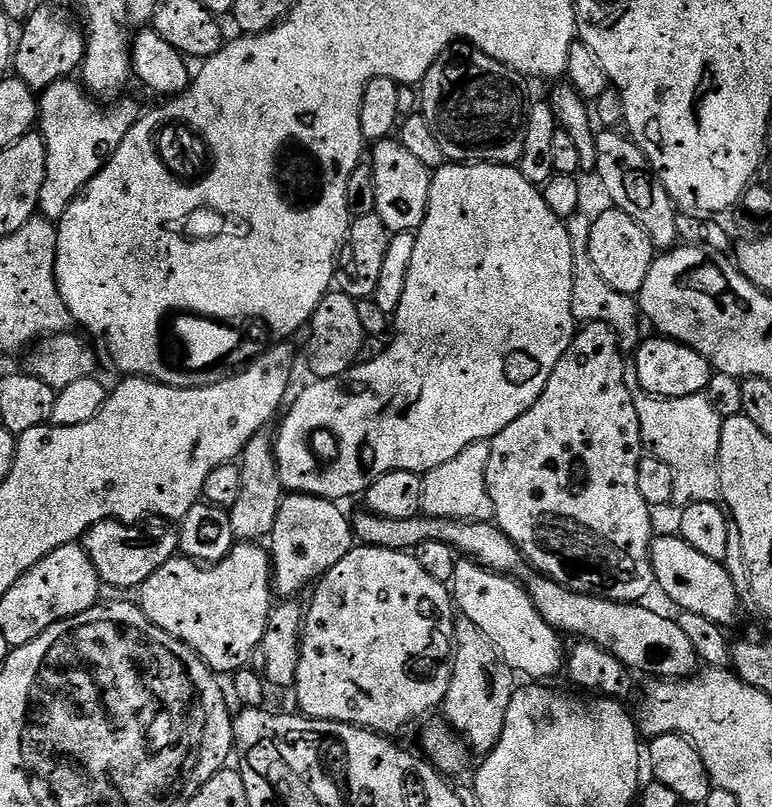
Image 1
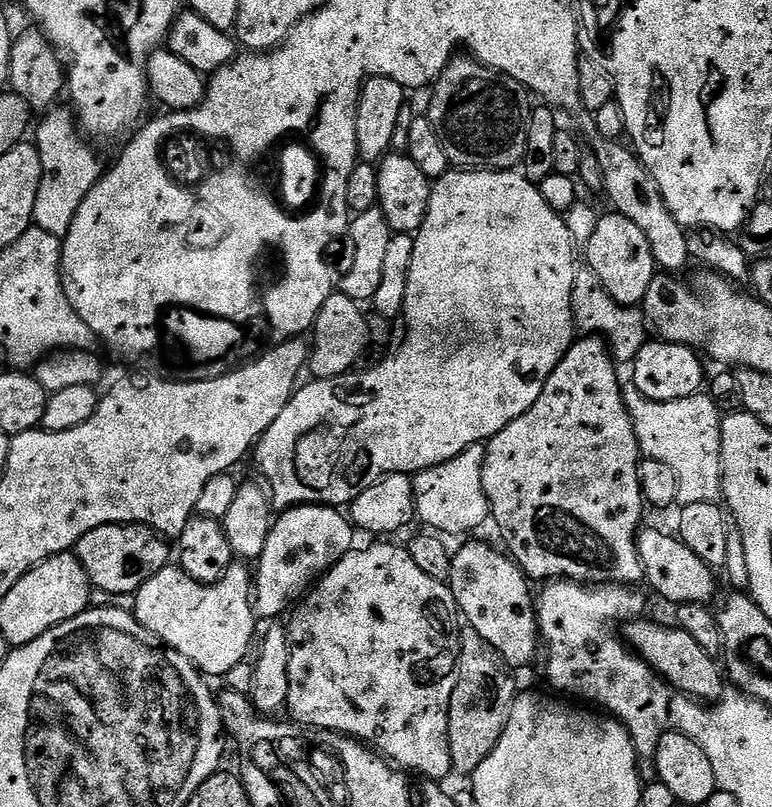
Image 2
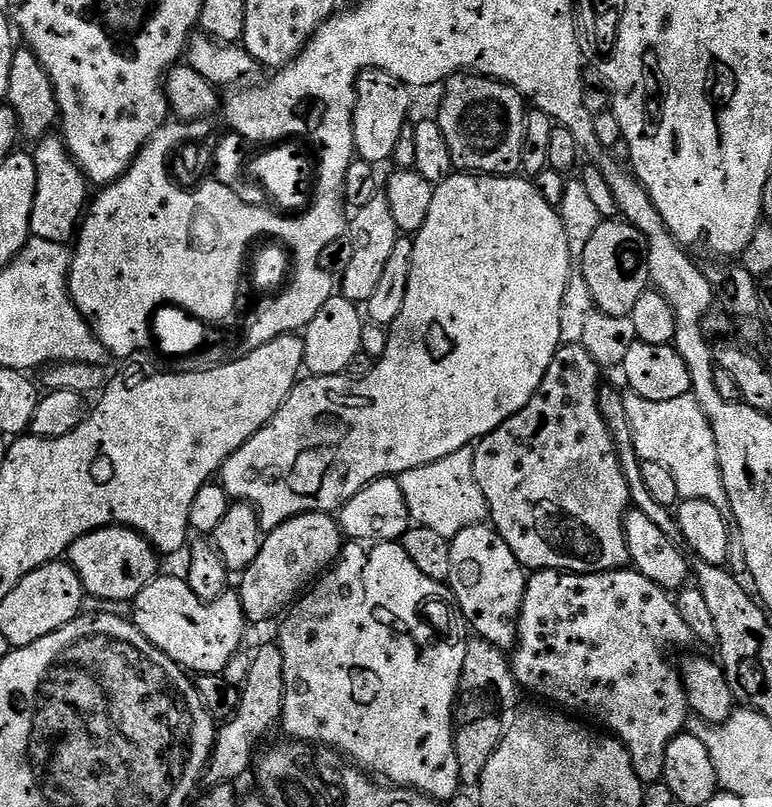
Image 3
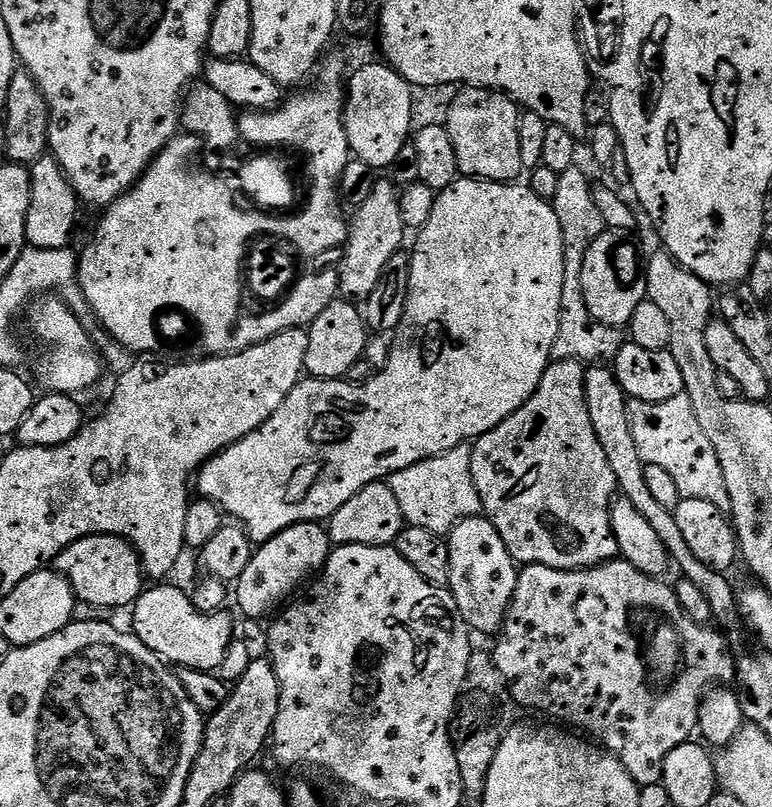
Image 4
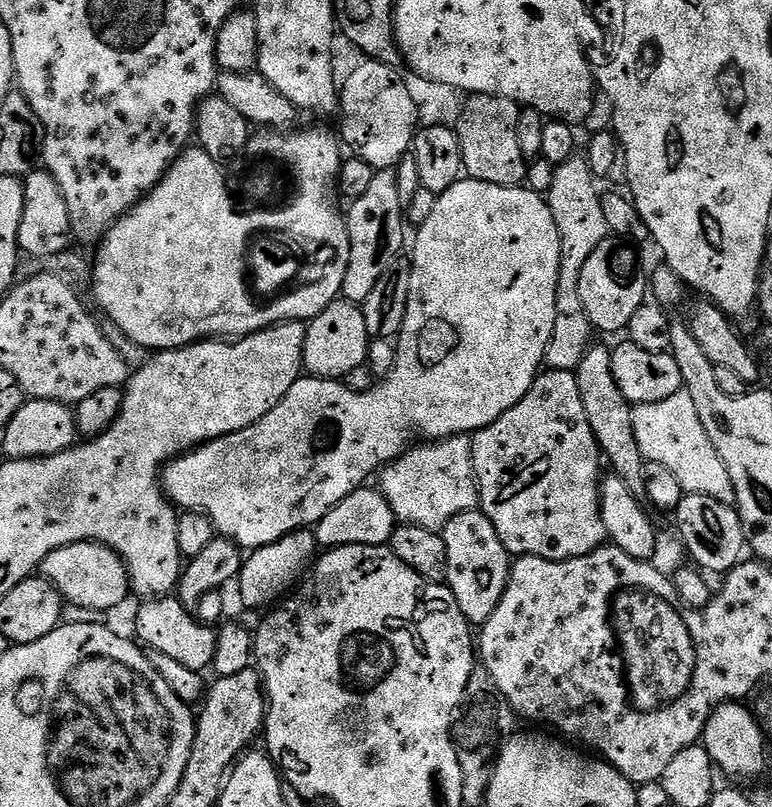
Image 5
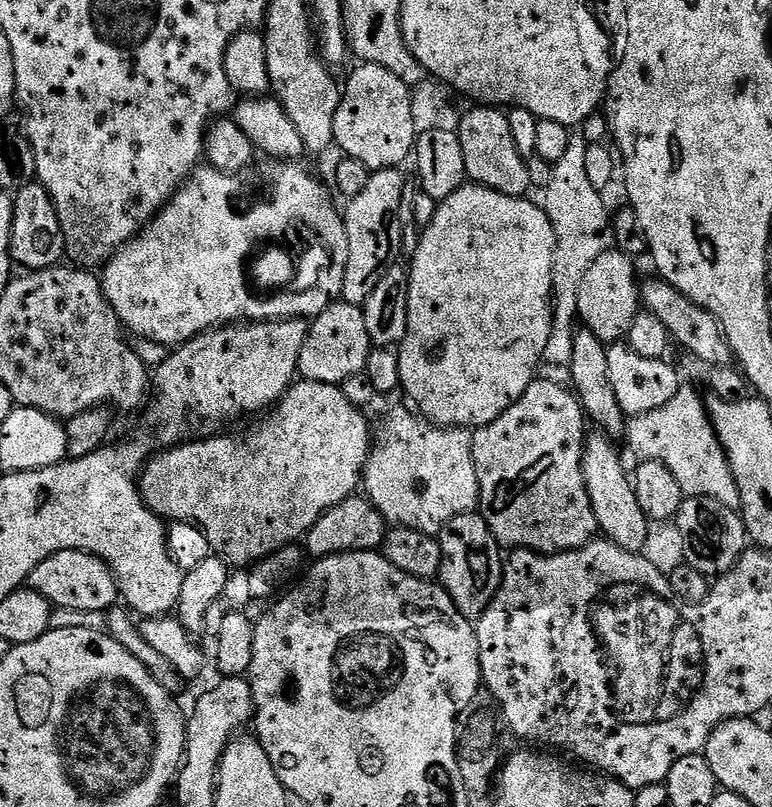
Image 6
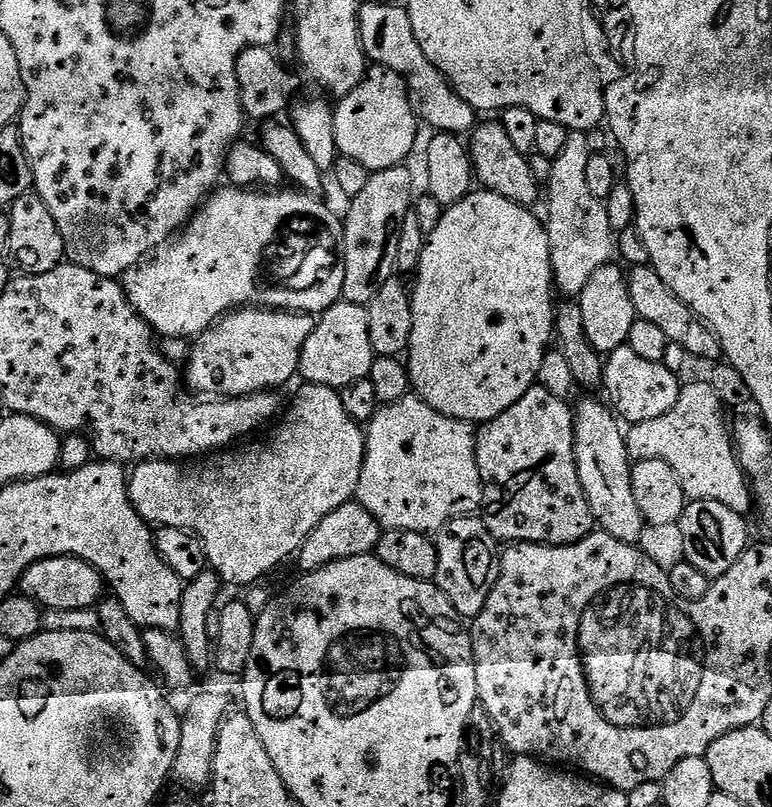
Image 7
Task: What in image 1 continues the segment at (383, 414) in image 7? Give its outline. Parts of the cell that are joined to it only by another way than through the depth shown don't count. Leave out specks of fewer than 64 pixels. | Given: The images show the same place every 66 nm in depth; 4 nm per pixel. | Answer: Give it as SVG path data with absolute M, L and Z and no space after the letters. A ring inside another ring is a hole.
M483 440L466 446L466 450L450 458L450 462L429 468L422 476L423 515L469 522L491 521L494 517L494 502L490 502L490 490L486 490L486 466L489 462L490 443Z

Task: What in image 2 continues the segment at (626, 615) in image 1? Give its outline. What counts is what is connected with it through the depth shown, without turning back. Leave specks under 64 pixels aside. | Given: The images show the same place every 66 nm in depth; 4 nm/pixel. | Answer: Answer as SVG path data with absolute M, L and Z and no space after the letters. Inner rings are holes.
M637 618L623 625L622 636L628 647L677 693L701 702L719 700L726 691L726 676L717 657L706 654L706 650L702 650L702 646L698 646L698 642L694 642L694 638L690 638L690 634L683 632L679 626L667 628L648 619Z

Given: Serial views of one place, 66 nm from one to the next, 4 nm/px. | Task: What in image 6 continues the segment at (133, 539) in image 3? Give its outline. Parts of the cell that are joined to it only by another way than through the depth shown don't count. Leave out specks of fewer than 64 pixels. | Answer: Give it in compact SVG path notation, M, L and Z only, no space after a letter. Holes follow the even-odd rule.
M58 550L58 554L50 554L46 562L38 562L28 576L27 587L46 598L53 609L94 610L107 613L109 608L117 607L120 591L116 585L114 574L104 560L99 560L92 552L82 550Z

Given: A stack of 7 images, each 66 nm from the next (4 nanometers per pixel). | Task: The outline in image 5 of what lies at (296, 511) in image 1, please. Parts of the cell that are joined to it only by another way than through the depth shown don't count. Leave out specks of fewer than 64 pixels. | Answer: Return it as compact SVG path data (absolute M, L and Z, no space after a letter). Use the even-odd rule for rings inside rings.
M307 529L289 532L284 538L274 540L270 546L255 549L245 559L236 582L241 602L252 610L273 605L276 598L281 599L291 591L307 573L315 561L317 552L316 535Z

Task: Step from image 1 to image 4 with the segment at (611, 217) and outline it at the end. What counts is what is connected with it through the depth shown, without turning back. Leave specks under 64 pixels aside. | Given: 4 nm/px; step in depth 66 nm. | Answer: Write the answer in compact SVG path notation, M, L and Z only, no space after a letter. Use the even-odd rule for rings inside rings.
M604 230L593 236L596 237L593 238L592 245L585 250L584 257L579 261L582 266L582 298L586 298L586 306L594 319L611 328L623 329L634 318L634 310L638 310L641 302L648 299L646 260L643 255L640 257L640 248L635 240L637 237L633 233Z

